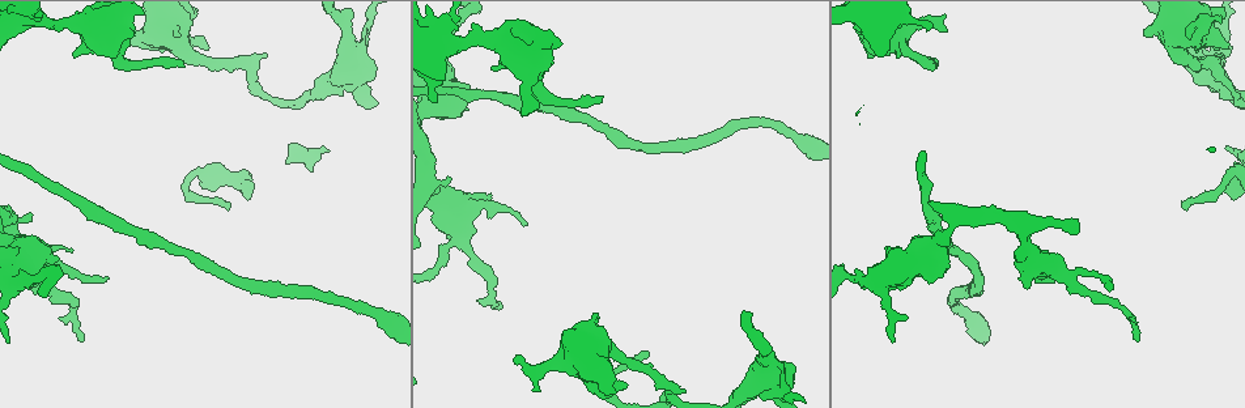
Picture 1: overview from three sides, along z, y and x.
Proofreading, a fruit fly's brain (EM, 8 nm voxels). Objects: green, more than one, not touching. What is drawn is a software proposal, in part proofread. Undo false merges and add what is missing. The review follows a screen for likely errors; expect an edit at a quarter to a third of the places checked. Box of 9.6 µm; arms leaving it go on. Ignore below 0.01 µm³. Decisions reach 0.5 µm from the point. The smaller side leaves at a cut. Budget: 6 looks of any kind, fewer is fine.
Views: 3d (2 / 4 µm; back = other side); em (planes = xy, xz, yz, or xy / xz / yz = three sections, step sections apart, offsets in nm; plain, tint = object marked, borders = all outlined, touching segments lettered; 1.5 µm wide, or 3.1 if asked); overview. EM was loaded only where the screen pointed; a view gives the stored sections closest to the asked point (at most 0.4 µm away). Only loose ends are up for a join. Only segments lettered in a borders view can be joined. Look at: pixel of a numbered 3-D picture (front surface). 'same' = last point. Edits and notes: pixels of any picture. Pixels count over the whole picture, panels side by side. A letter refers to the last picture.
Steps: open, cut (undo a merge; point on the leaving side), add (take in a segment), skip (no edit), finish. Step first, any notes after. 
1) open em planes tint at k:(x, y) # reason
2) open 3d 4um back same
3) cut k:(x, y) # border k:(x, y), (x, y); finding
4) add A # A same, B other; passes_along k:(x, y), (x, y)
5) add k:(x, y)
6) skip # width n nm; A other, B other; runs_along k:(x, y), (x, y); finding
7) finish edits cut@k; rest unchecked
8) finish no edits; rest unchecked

open 3d 4um at 1:(782, 376) # free end

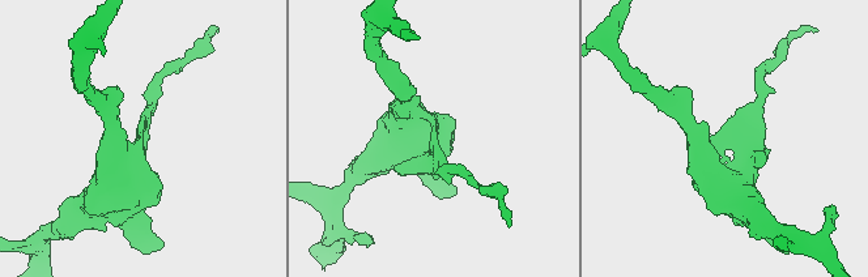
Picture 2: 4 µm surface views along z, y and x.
open em yz step 8 borders at 2:(142, 120) # arm_widths 170, 300 nm; need the tissue

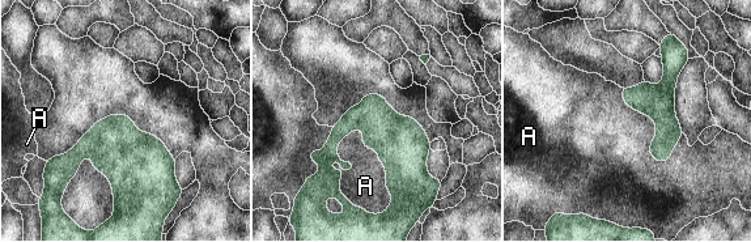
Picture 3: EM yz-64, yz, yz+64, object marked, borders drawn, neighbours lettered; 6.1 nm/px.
open em planes borders same

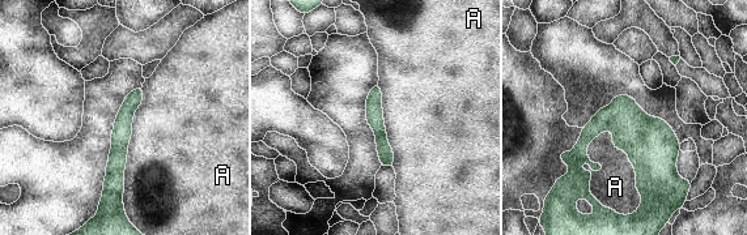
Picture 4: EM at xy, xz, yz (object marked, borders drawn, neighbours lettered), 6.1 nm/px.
skip # A other; border 4:(607, 128), (635, 170), (639, 208); none of them fits

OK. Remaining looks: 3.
open em yz step 4 tint at 1:(628, 384) # an open end

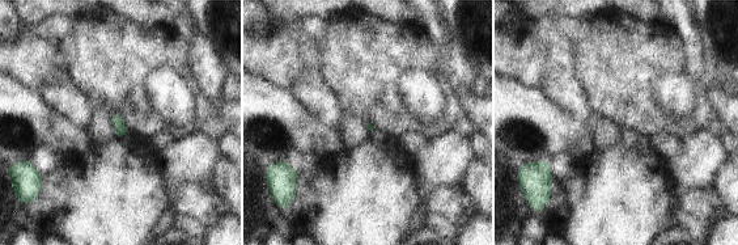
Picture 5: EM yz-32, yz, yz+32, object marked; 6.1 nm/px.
open em yz step 4 borders same

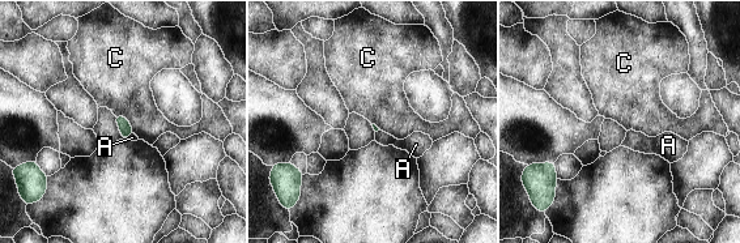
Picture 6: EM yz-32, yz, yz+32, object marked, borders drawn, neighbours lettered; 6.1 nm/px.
skip # longest_contact C 160 nm; A other, C other; border 6:(117, 114), (128, 122), (134, 132); none of them fits

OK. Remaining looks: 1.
finish no edits; rest unchecked

